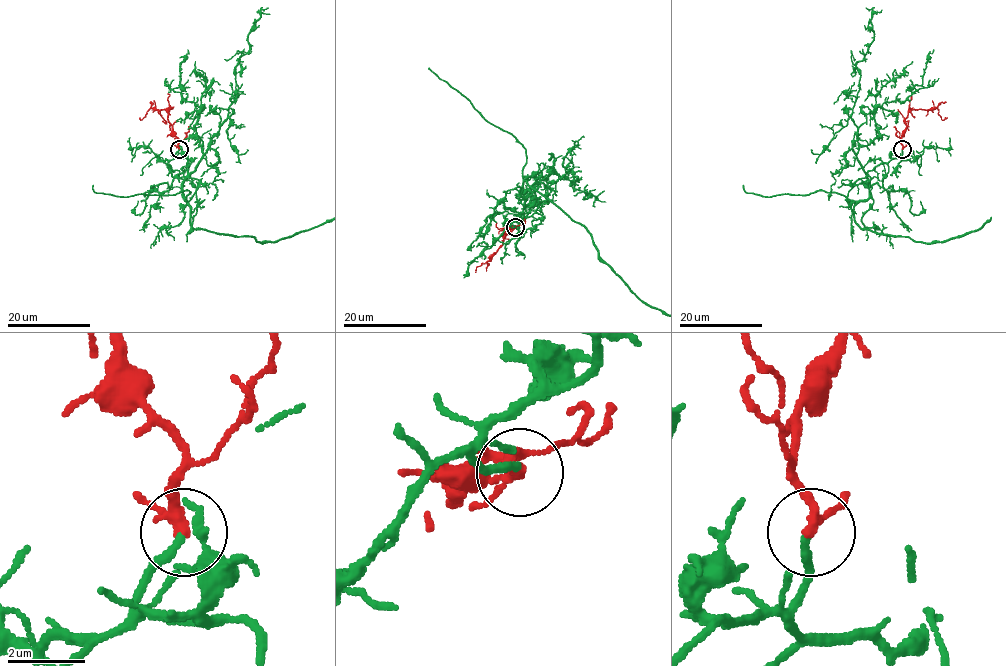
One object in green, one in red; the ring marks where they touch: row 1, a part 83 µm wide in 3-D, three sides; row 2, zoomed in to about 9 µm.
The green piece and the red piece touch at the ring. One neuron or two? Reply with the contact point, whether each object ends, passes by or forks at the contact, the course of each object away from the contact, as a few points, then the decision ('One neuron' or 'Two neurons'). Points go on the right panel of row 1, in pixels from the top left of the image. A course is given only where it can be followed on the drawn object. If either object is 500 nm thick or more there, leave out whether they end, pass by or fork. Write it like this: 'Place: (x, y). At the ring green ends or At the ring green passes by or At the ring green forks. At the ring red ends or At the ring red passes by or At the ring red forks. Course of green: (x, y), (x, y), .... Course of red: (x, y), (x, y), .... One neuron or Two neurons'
Place: (902, 149). At the ring green ends. At the ring red passes by. Course of red: (903, 149), (901, 136), (906, 127), (905, 119), (912, 110), (936, 108), (942, 119), (947, 117). One neuron

